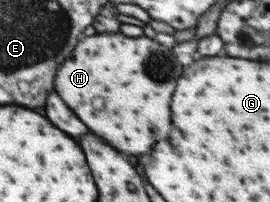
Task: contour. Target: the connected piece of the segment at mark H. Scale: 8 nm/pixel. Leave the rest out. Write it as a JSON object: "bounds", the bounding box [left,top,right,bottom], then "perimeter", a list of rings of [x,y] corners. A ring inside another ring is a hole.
{"bounds":[55,34,181,156],"perimeter":[[[97,34],[79,40],[71,52],[71,58],[59,66],[55,74],[55,92],[59,92],[59,96],[71,104],[71,108],[75,108],[75,116],[79,116],[79,120],[83,120],[83,124],[87,124],[95,136],[103,136],[107,144],[115,144],[115,148],[119,148],[123,154],[137,156],[149,152],[155,142],[167,138],[167,132],[171,128],[169,100],[179,74],[181,64],[177,64],[171,50],[151,38]],[[95,100],[101,100],[101,106],[95,106]]]}

